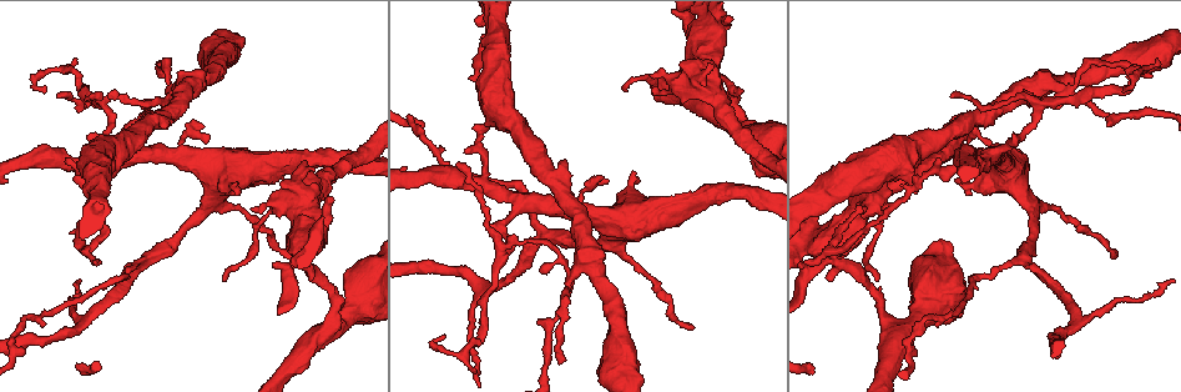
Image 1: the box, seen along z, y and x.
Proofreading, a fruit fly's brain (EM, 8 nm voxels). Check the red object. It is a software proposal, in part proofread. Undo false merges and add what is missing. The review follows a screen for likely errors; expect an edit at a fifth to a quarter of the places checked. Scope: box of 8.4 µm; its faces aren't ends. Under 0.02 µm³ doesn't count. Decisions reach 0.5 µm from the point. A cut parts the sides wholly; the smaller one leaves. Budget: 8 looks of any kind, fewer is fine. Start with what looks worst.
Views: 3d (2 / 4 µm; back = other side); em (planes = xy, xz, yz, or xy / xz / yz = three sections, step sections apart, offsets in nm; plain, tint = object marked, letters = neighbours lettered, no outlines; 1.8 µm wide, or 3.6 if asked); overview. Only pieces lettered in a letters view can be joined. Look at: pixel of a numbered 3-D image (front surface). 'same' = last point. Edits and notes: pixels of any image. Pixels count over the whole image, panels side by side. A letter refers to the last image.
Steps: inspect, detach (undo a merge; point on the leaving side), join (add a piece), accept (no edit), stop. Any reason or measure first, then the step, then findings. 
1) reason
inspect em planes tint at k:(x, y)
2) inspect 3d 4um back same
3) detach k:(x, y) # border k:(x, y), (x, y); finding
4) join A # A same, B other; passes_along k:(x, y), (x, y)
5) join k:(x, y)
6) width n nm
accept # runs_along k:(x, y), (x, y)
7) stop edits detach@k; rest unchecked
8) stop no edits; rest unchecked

thick turns thin
inspect 3d 2um at 1:(168, 94)

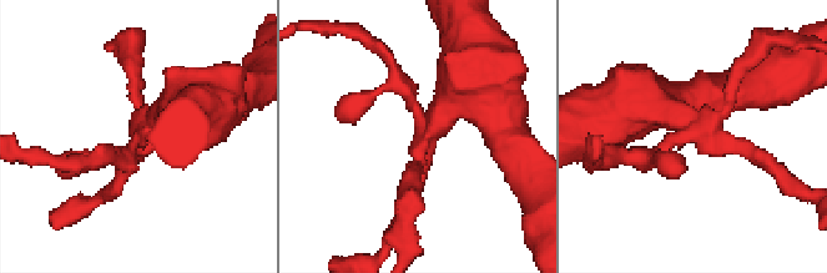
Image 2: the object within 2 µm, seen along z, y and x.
now the EM
inspect em xz step 8 tint at 2:(148, 144)

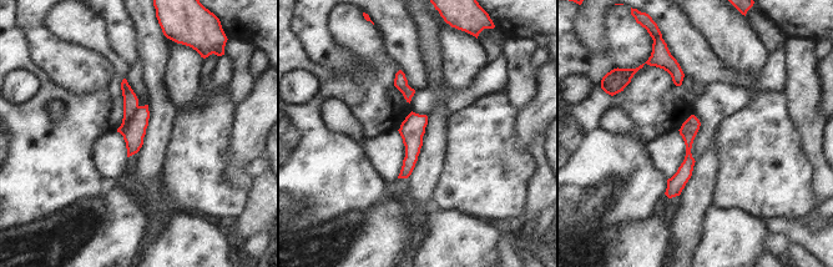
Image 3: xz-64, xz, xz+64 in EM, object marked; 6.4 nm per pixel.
cut it another way
inspect em planes letters same

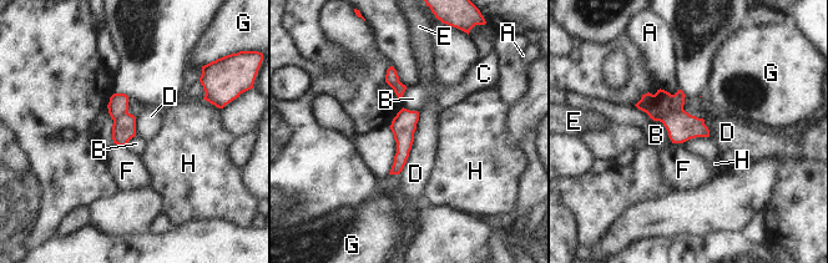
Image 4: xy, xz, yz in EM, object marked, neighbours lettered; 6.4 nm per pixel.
width 160 nm
detach 4:(678, 97) # A other, B other, C other, D other, E other, F other, G other, H other; two cells meet here

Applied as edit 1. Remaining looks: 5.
inspect 3d 4um at 1:(839, 243)

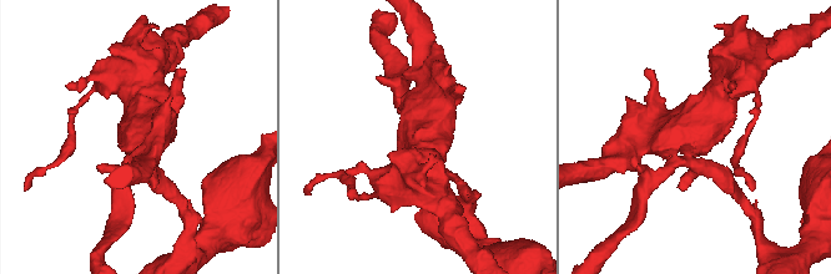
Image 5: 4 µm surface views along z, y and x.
shape alone is not enough
inspect em 3.6um planes tint at 5:(694, 138)

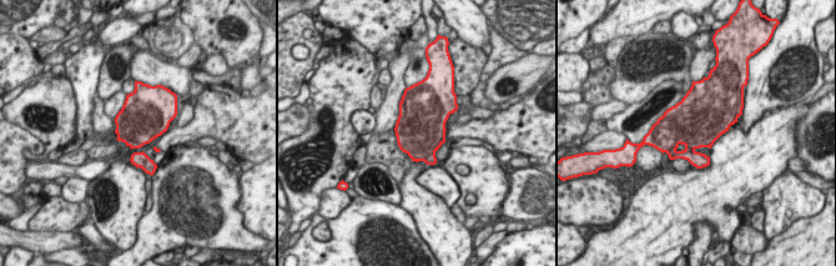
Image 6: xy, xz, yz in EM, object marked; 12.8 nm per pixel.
see the neighbours
inspect em 3.6um planes letters same

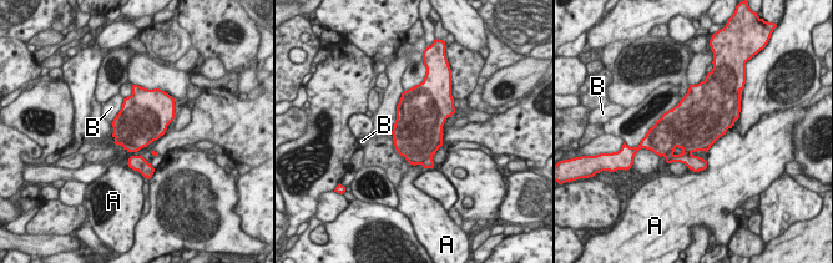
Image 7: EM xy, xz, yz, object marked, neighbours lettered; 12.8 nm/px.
width 600 nm
detach 7:(696, 163) # A other, B other; border 7:(682, 152), (691, 153); a second cell is stuck on

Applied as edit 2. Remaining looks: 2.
stop edits detach@4, detach@7; rest unchecked

